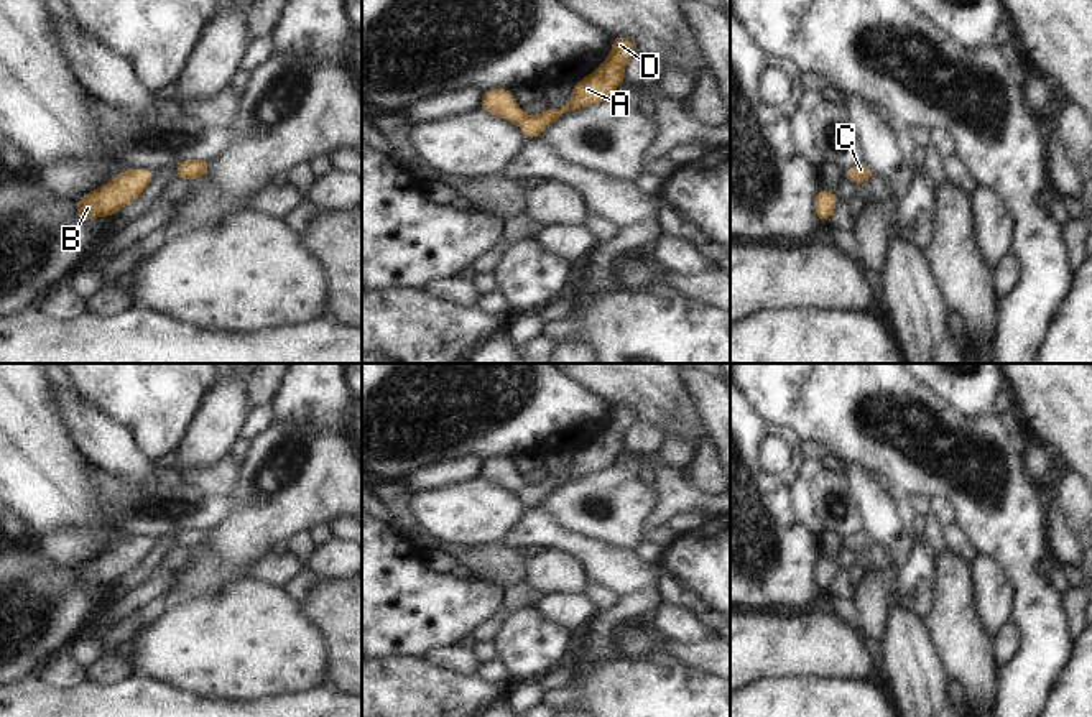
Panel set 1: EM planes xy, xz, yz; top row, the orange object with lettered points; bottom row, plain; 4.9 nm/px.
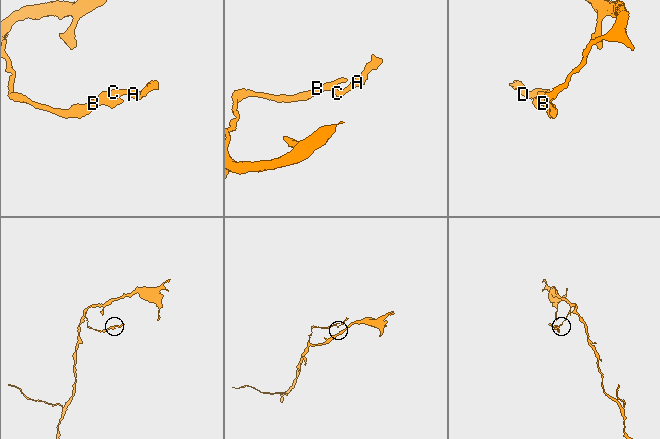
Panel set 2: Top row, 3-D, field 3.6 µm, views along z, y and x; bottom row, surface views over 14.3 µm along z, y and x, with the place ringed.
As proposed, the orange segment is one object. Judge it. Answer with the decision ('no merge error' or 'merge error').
no merge error

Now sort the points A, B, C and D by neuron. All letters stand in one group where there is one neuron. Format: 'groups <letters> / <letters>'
groups A B C D

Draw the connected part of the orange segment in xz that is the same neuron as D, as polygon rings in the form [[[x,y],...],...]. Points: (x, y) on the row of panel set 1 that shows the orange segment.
[[[625,36],[613,38],[612,53],[590,76],[572,86],[572,95],[566,107],[546,109],[530,117],[521,112],[510,89],[487,89],[480,99],[479,109],[507,122],[518,122],[521,135],[539,138],[541,132],[561,115],[612,99],[617,86],[625,81],[623,67],[635,53],[636,49],[632,39]]]

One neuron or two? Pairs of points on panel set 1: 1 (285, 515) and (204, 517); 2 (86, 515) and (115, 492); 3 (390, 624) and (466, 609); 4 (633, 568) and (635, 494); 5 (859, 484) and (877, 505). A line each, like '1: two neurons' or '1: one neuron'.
1: two neurons
2: two neurons
3: one neuron
4: two neurons
5: one neuron

